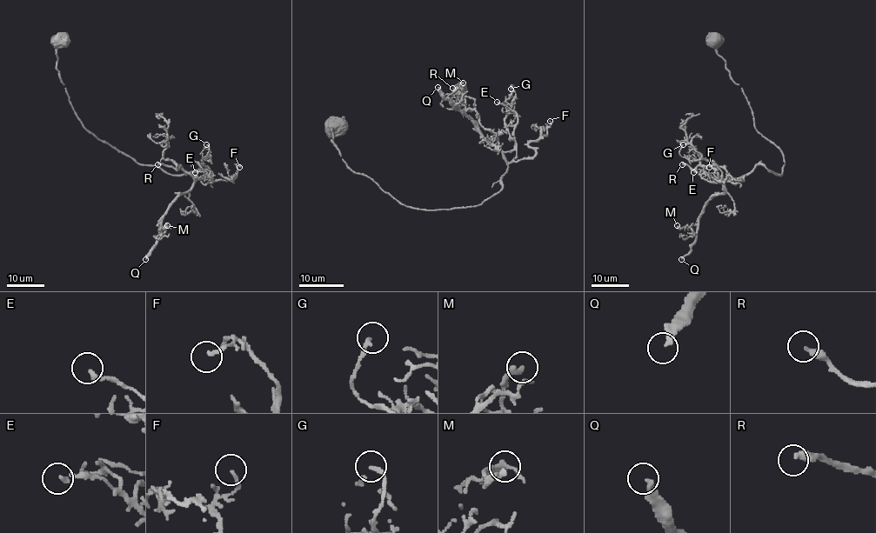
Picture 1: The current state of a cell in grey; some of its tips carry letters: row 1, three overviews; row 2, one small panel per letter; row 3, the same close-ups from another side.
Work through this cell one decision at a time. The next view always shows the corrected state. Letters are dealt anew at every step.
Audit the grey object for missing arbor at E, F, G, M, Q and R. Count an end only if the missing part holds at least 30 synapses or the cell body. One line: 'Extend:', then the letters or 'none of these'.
Extend: Q, R

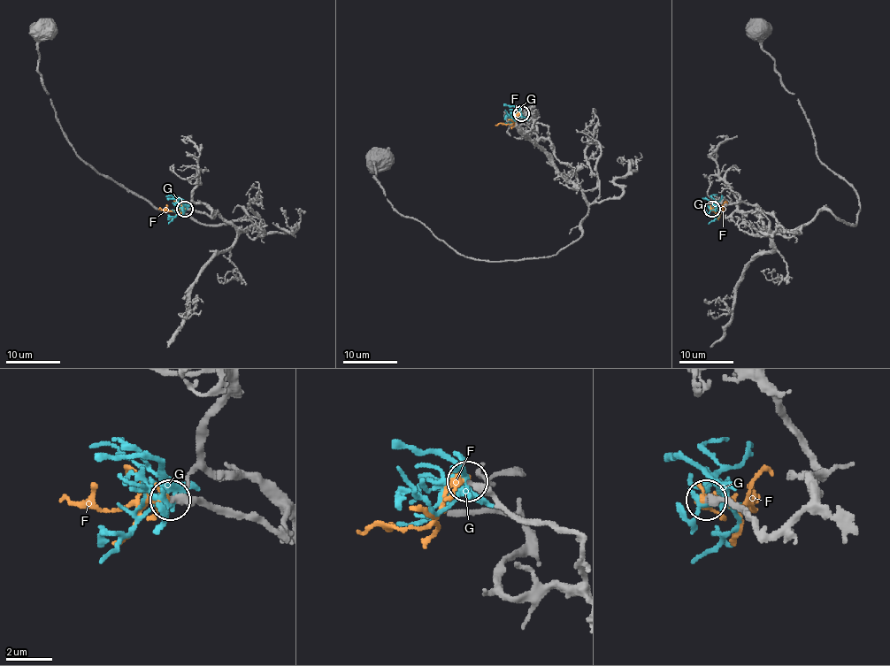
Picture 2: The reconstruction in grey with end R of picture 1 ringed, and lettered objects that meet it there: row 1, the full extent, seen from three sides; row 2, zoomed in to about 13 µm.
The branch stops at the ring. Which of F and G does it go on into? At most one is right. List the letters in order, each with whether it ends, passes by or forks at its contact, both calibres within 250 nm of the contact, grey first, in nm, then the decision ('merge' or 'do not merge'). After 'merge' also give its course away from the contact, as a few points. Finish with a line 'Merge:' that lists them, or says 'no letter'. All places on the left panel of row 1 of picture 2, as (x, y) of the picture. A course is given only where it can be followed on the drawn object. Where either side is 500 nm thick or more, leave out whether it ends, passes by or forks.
F: it passes by; 360 nm thick on the grey side, 280 nm on the other; merge; it runs (186, 208), (158, 210)
G: it forks there; 360 nm thick on the grey side, 200 nm on the other; do not merge
Merge: F

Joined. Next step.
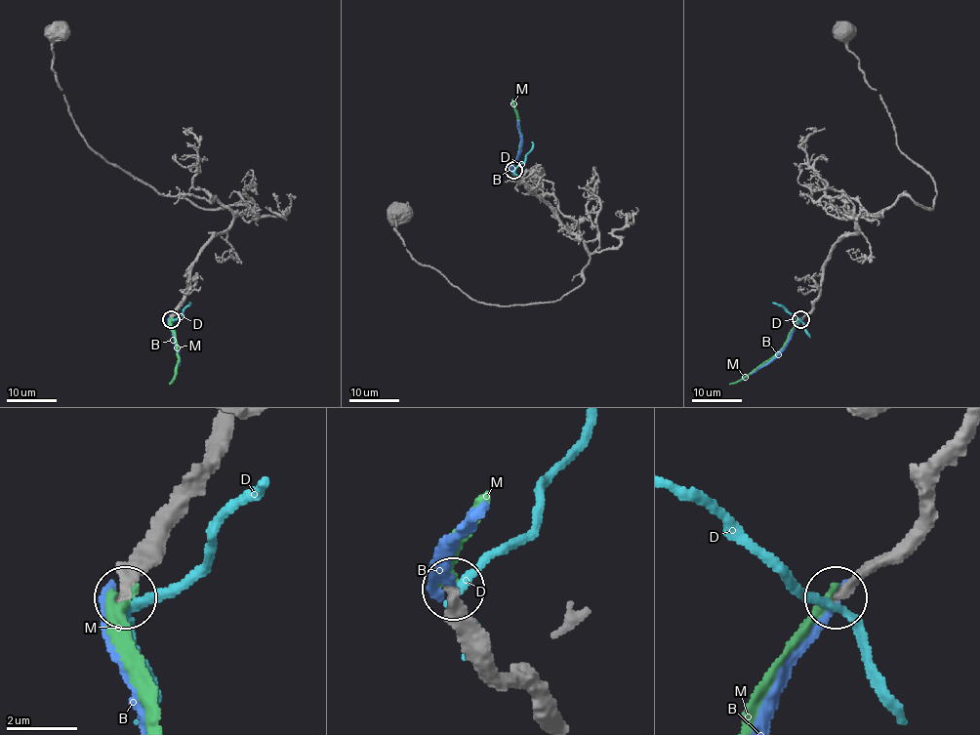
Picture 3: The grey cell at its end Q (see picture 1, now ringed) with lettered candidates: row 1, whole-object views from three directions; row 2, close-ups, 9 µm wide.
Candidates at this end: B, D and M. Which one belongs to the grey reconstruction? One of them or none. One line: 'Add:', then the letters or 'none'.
Add: B

